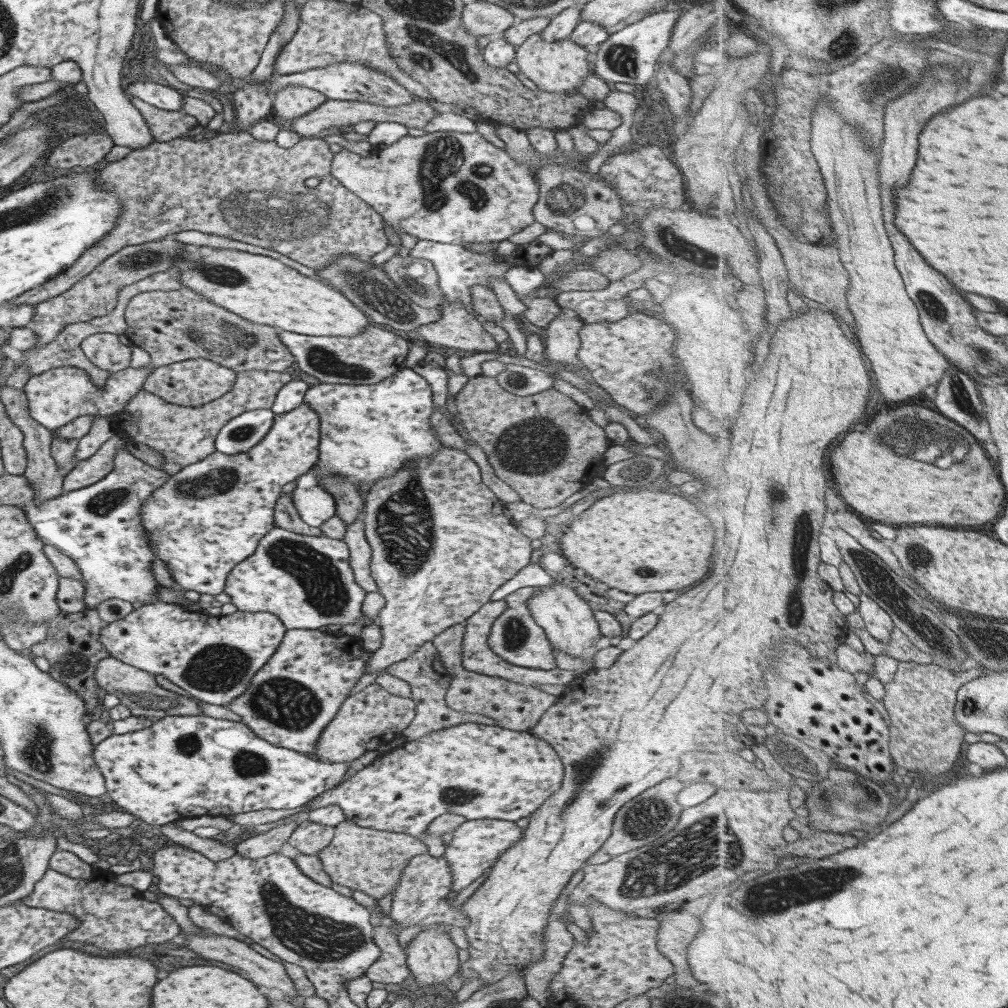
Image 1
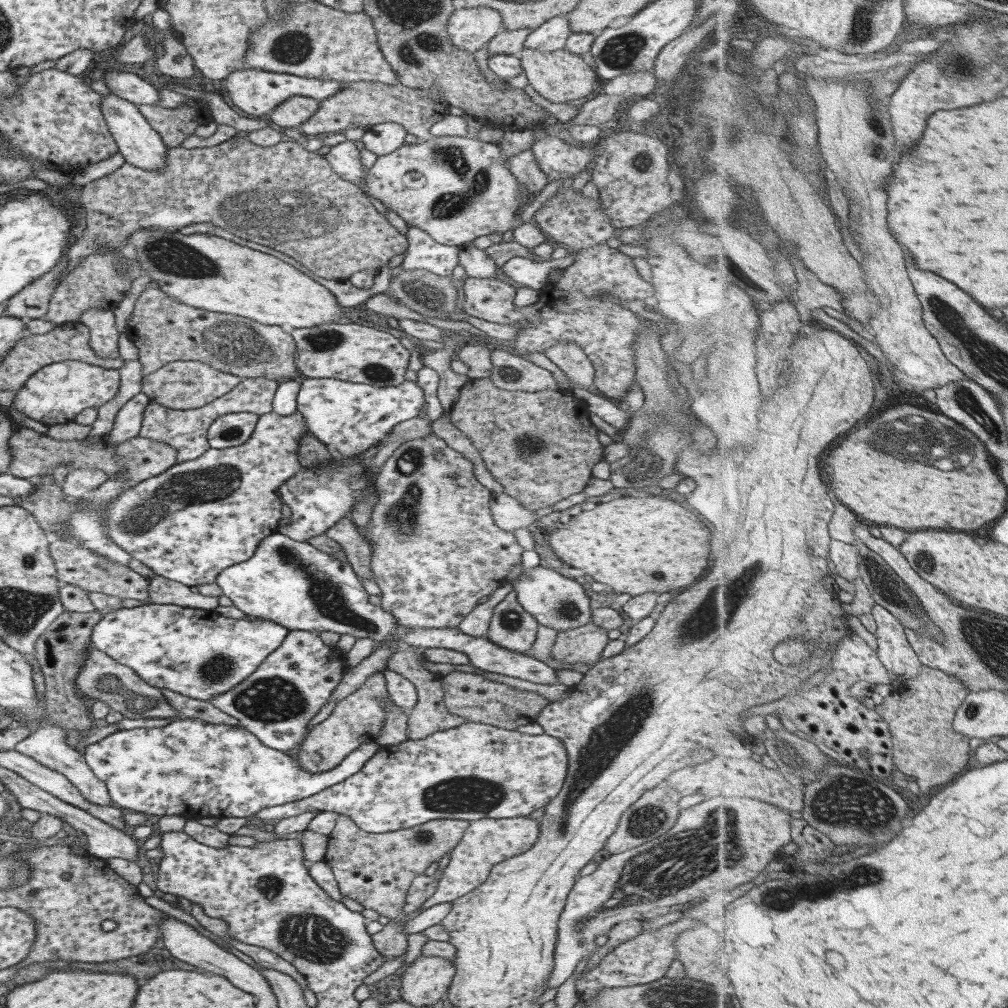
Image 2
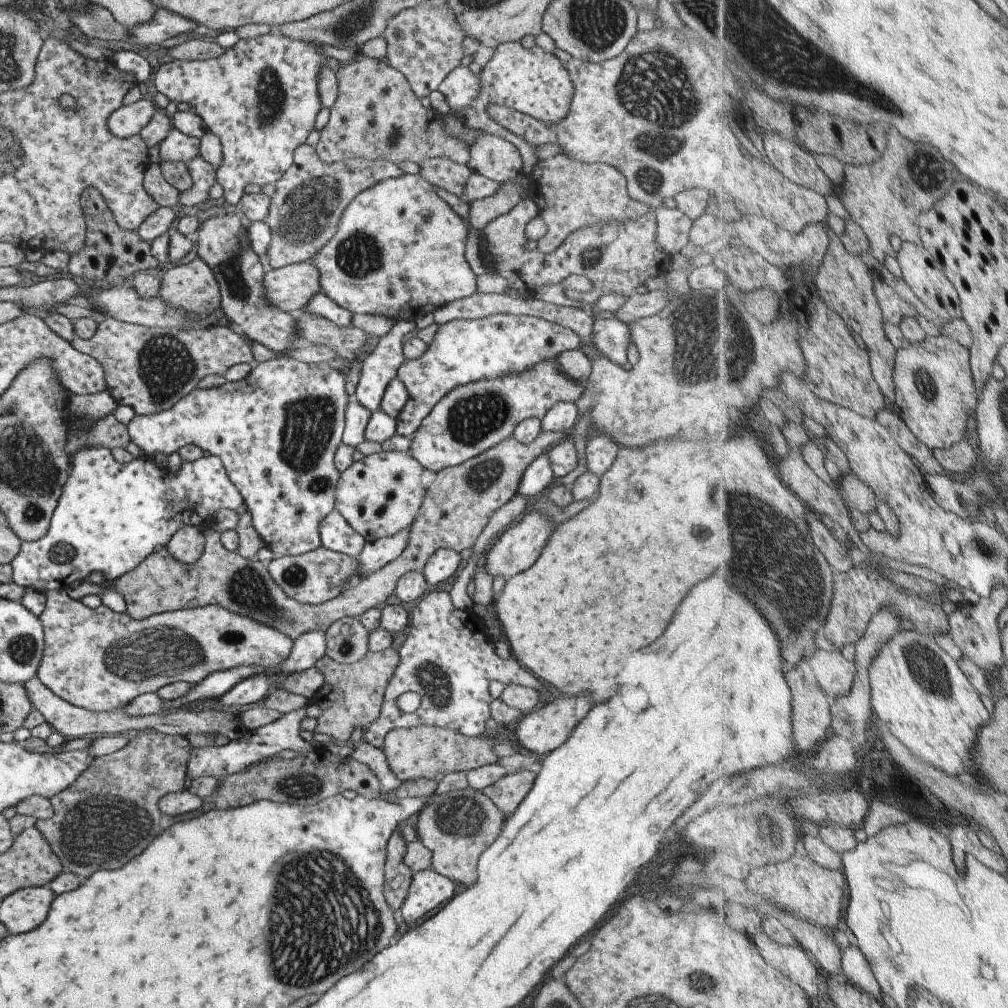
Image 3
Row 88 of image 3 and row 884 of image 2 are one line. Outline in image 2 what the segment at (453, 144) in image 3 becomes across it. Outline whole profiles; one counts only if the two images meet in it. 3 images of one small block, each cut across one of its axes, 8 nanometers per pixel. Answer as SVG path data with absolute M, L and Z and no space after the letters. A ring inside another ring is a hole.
M338 814L334 828L327 836L323 861L332 870L342 896L385 918L396 918L402 913L411 881L431 862L450 854L467 826L467 821L437 819L413 828L373 834L359 829L348 816Z

